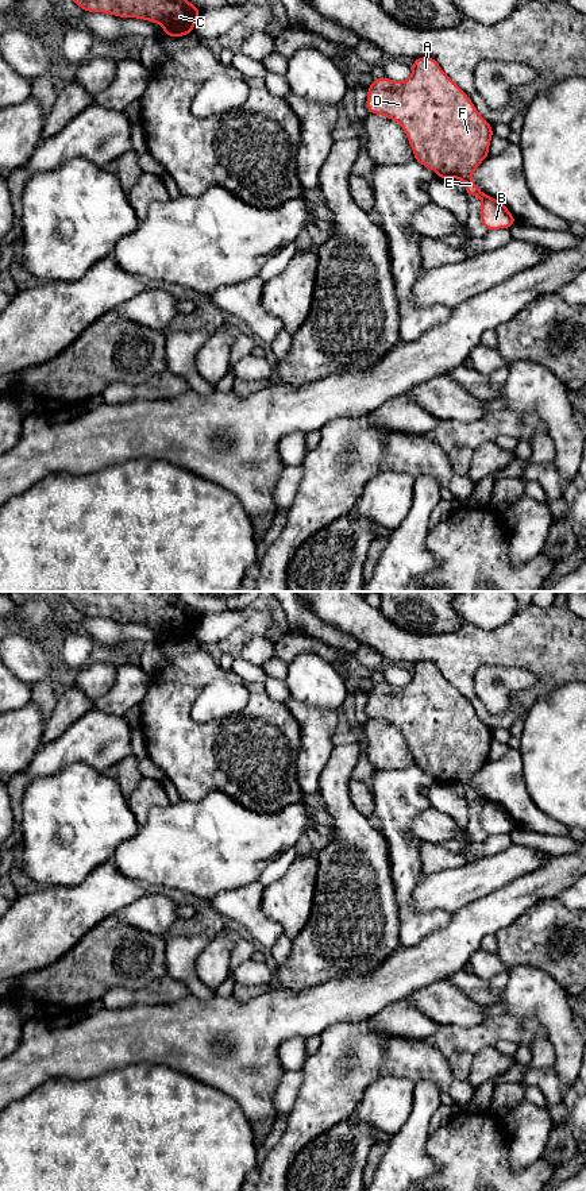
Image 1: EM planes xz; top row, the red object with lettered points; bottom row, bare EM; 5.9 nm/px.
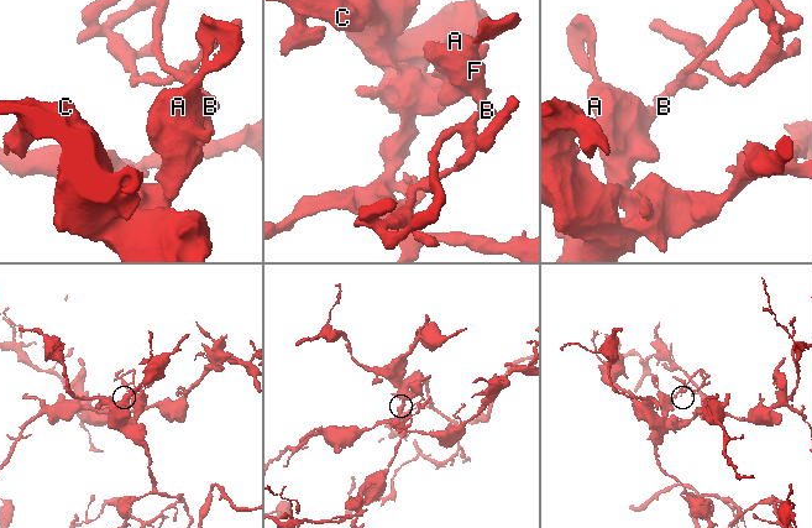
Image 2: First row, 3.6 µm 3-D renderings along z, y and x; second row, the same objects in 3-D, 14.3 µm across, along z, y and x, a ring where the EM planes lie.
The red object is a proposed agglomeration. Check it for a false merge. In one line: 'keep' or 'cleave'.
cleave

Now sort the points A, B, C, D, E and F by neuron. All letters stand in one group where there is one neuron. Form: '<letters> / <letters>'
A C D E F / B

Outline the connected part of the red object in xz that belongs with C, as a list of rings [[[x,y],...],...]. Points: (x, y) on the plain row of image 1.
[[[59,591],[84,617],[159,629],[165,641],[192,639],[201,617],[177,591]]]

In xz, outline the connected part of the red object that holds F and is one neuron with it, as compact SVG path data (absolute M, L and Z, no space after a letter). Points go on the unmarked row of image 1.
M419 662L412 667L412 679L398 687L386 682L367 693L366 713L370 718L397 726L406 739L415 766L433 775L439 783L459 783L466 799L486 802L471 785L473 778L489 762L493 743L491 729L481 721L470 702L442 675L432 662Z

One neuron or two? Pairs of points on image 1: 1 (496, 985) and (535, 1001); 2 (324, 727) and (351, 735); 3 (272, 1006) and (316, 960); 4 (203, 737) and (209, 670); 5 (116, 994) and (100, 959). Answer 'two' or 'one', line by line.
1: two
2: two
3: two
4: one
5: two

